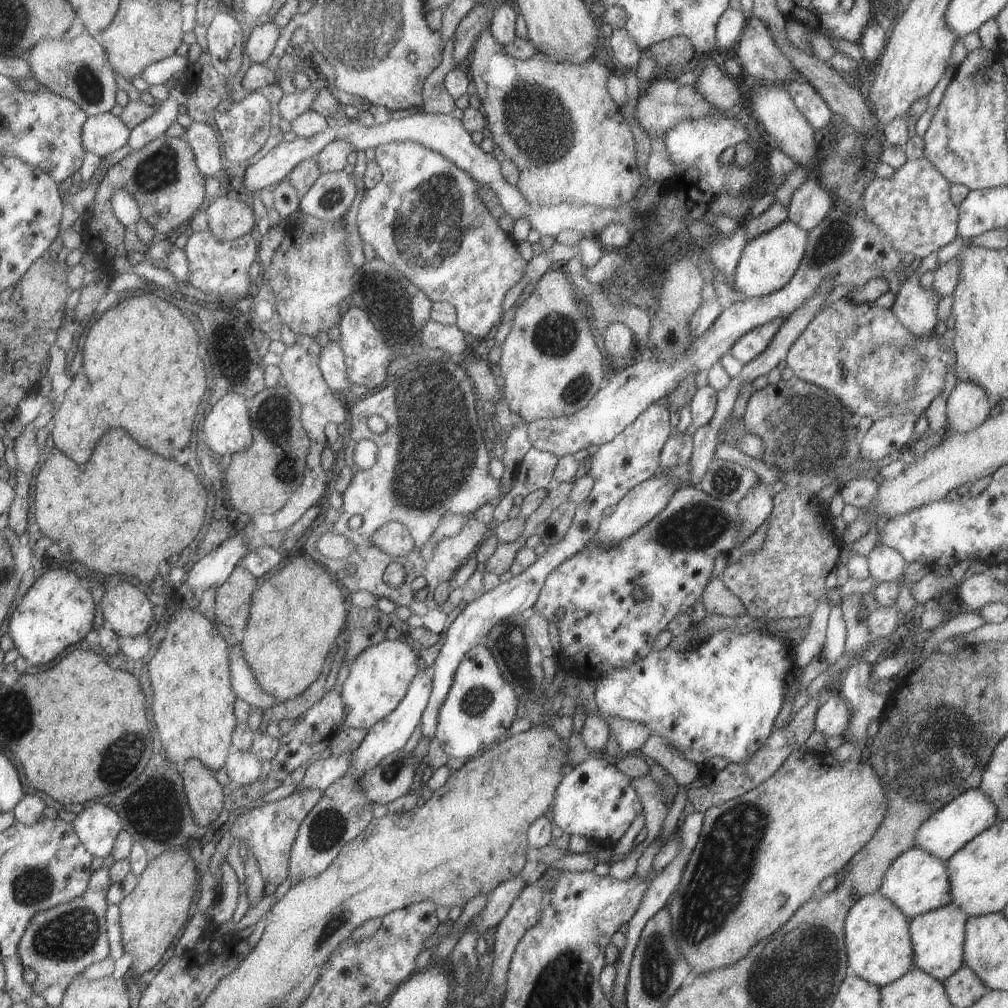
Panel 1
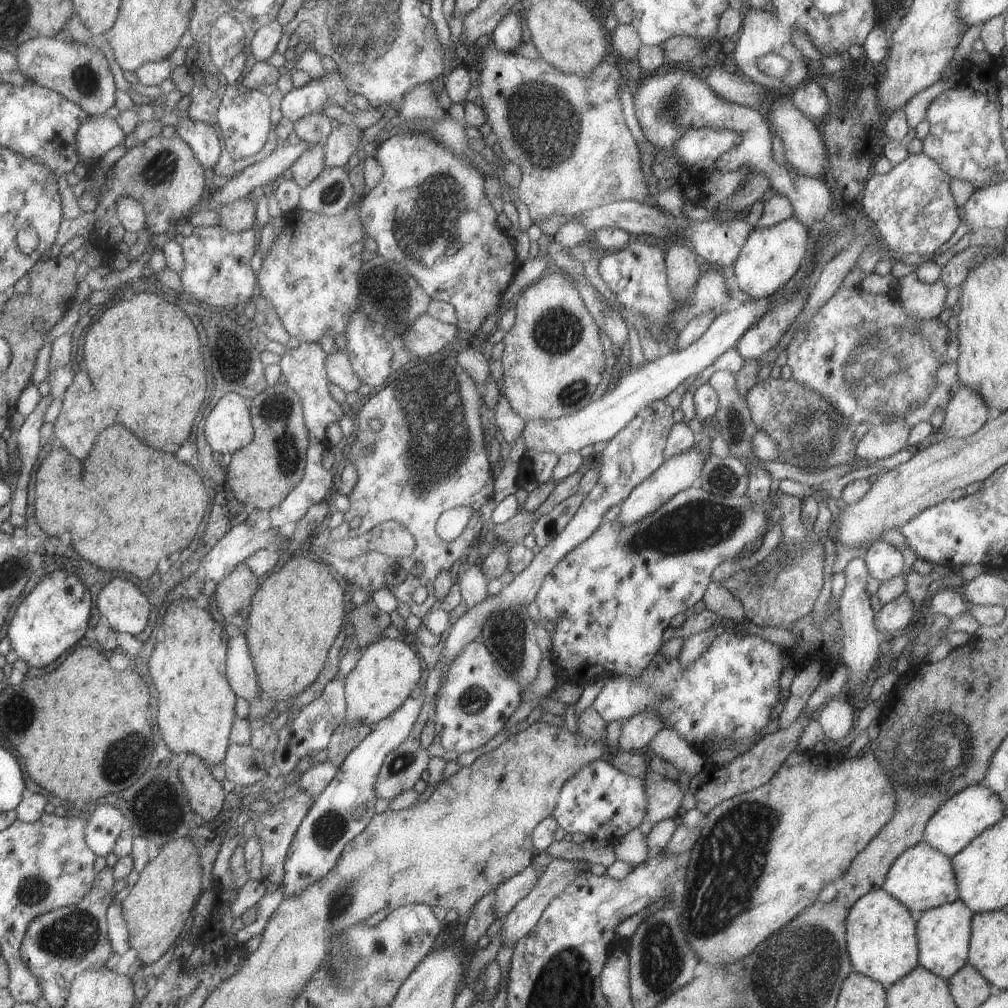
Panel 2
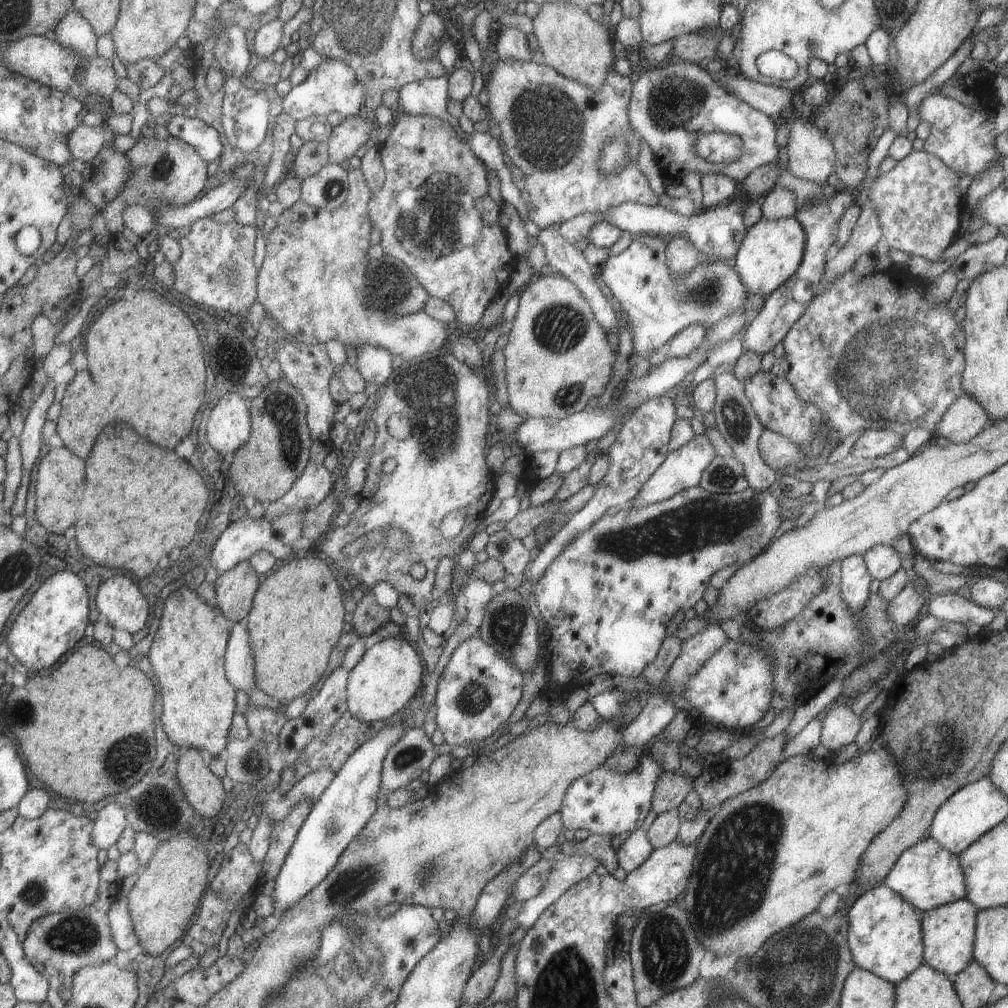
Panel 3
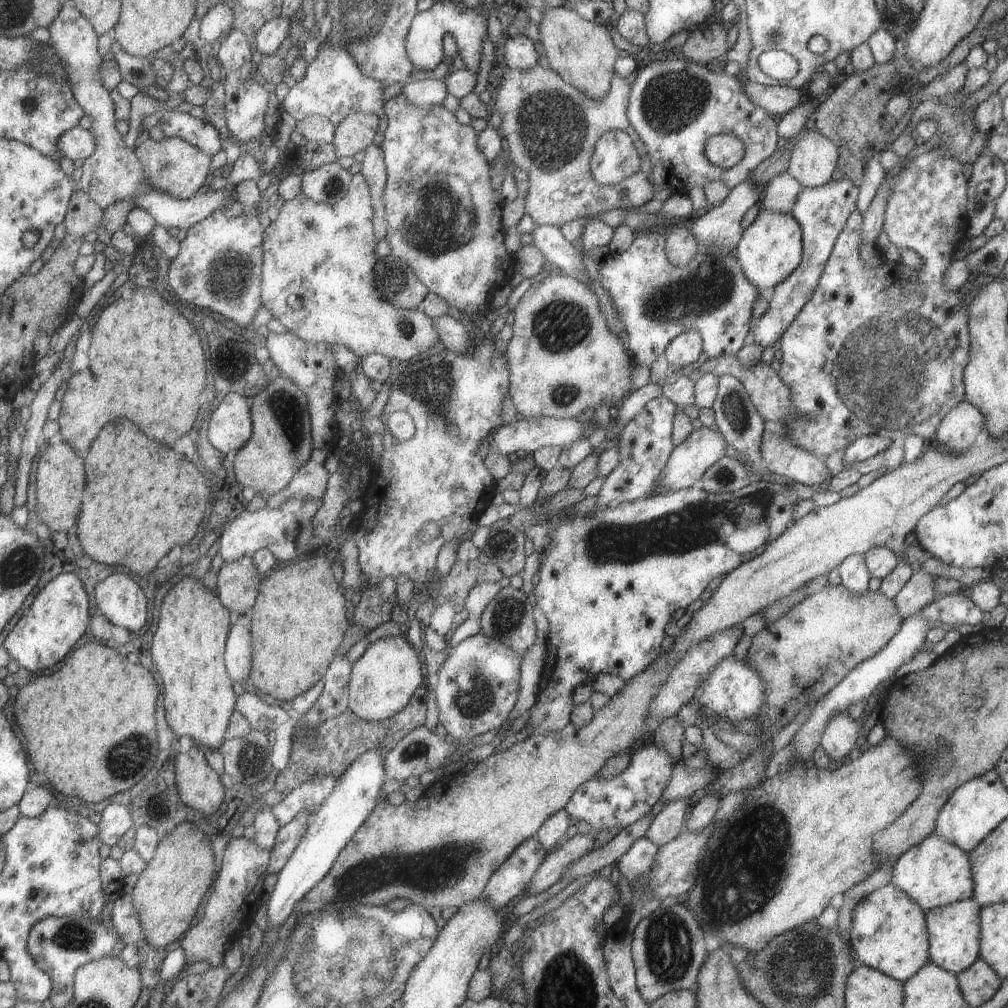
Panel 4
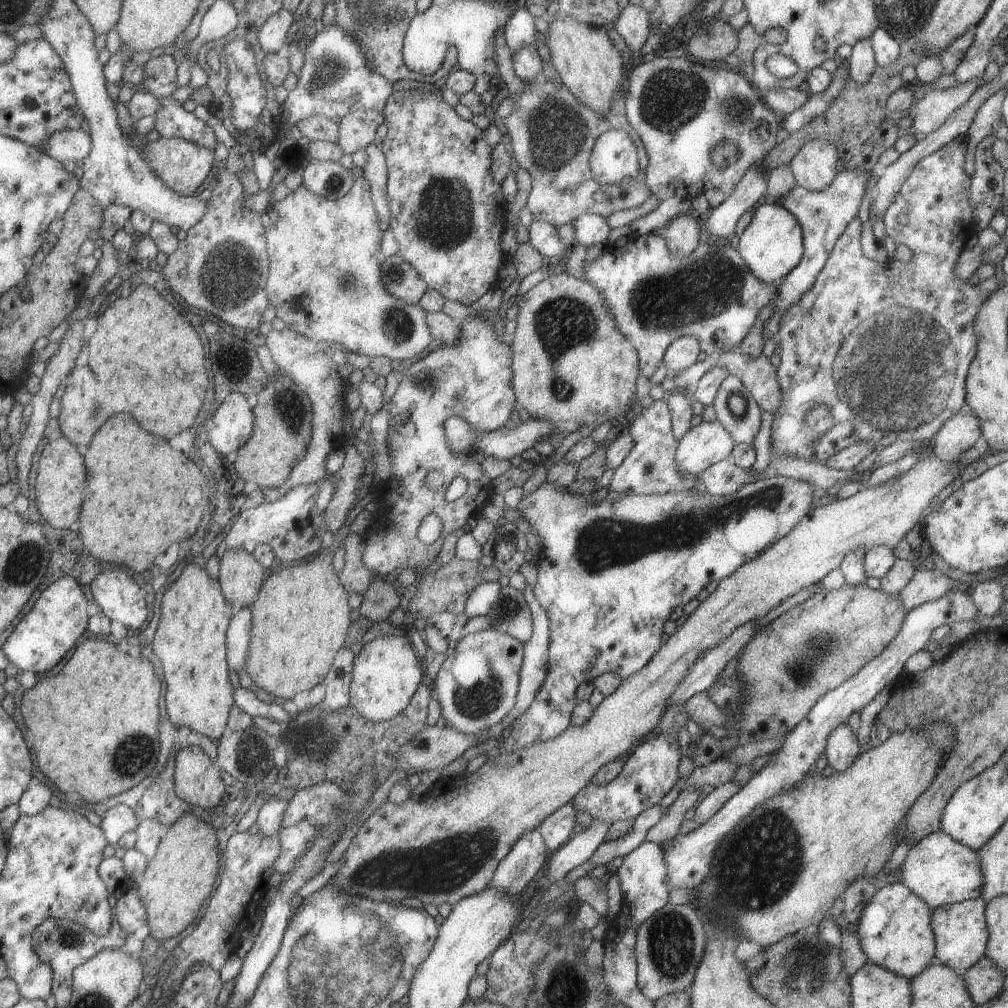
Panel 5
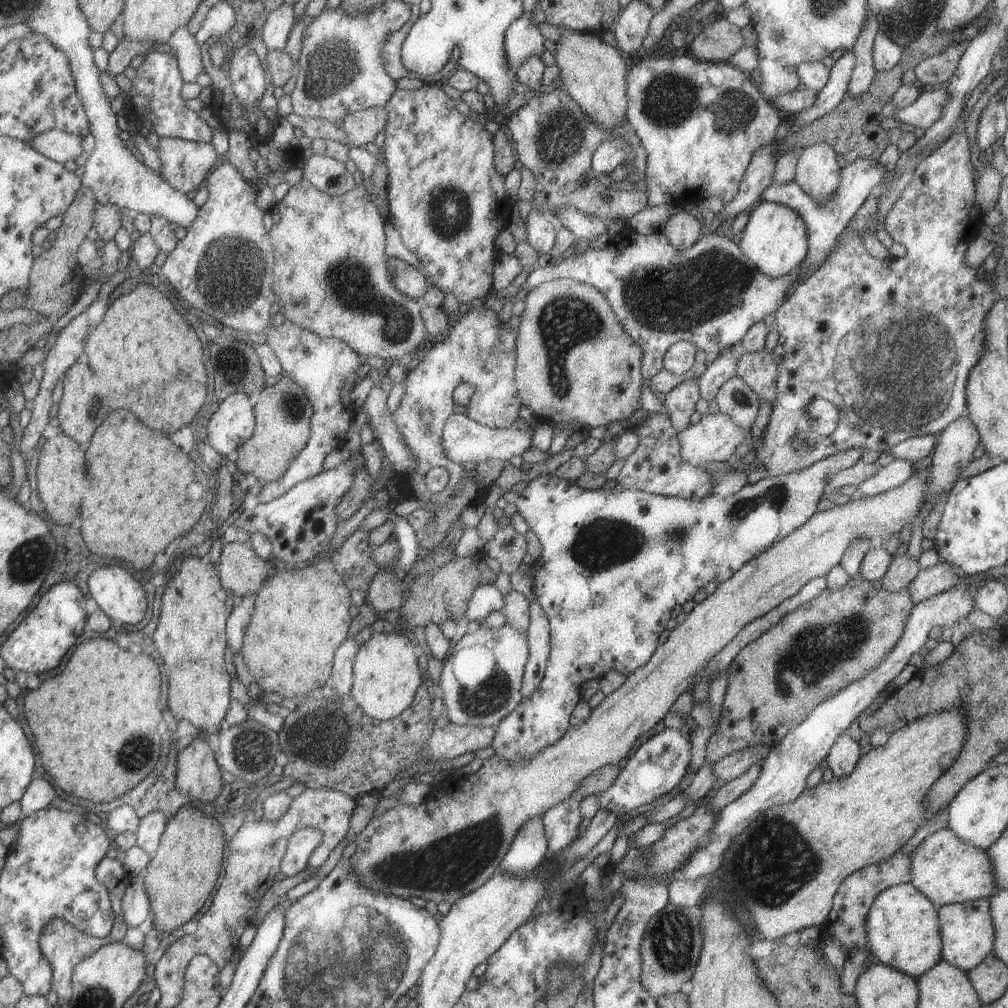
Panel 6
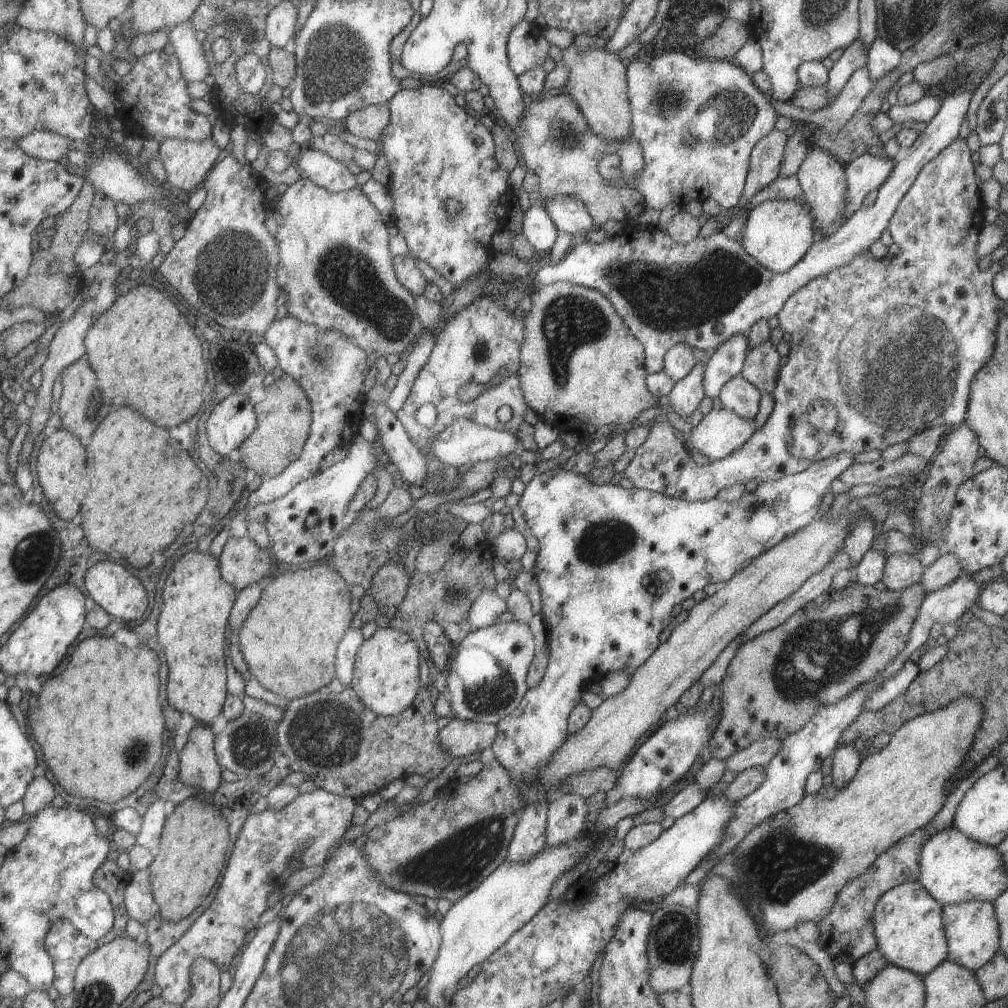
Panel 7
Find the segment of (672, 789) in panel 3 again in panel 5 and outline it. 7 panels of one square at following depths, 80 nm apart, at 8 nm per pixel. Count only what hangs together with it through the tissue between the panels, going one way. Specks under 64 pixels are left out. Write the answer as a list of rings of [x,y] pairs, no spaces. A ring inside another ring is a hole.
[[[719,757],[706,765],[694,767],[692,773],[686,779],[682,789],[689,785],[717,786],[731,780],[737,770],[737,763],[725,757]]]

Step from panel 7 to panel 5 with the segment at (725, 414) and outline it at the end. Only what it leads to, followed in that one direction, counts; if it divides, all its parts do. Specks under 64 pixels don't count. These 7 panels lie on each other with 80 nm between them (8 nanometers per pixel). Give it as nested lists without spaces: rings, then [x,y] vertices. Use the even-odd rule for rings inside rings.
[[[701,421],[677,440],[675,462],[682,473],[697,476],[708,466],[727,458],[734,444],[719,421]]]

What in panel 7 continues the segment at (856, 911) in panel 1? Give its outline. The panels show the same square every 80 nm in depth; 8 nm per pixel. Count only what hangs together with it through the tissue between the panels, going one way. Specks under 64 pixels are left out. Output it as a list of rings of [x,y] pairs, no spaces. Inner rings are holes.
[[[919,881],[904,882],[886,890],[872,912],[876,948],[896,967],[923,977],[947,958],[948,946],[942,921],[942,905]]]

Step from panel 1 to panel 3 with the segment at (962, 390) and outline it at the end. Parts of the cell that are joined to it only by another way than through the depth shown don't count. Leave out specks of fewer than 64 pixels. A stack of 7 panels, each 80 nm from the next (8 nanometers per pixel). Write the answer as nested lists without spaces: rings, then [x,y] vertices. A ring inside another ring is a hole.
[[[969,395],[956,398],[943,413],[934,430],[936,437],[943,436],[949,443],[964,443],[973,438],[978,432],[981,432],[990,424],[987,413],[981,408],[980,404],[975,402]]]

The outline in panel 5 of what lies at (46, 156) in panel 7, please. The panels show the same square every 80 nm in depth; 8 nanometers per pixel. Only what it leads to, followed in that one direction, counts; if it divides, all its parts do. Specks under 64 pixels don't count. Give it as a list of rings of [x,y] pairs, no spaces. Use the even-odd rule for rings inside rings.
[[[67,129],[50,134],[42,150],[61,162],[79,162],[91,154],[93,145],[90,133],[83,129]]]

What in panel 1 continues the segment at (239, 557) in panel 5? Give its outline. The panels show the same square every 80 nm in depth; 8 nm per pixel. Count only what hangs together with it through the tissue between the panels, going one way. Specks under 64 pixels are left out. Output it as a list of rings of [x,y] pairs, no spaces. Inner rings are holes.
[[[235,567],[229,578],[214,593],[214,615],[217,622],[229,628],[245,628],[256,578],[242,567]]]

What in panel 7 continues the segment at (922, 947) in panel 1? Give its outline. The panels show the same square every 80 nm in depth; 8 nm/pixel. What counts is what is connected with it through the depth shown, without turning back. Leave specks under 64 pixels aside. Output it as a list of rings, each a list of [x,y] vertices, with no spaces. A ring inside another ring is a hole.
[[[961,901],[942,905],[942,921],[948,946],[947,961],[976,971],[999,951],[999,929],[995,909],[989,901]]]

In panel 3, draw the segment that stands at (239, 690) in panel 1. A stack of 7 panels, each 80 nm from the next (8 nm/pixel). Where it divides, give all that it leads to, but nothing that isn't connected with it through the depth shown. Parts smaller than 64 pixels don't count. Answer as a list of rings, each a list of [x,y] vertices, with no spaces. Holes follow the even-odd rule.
[[[246,621],[232,625],[225,650],[225,675],[235,688],[248,694],[254,686],[254,654]]]

